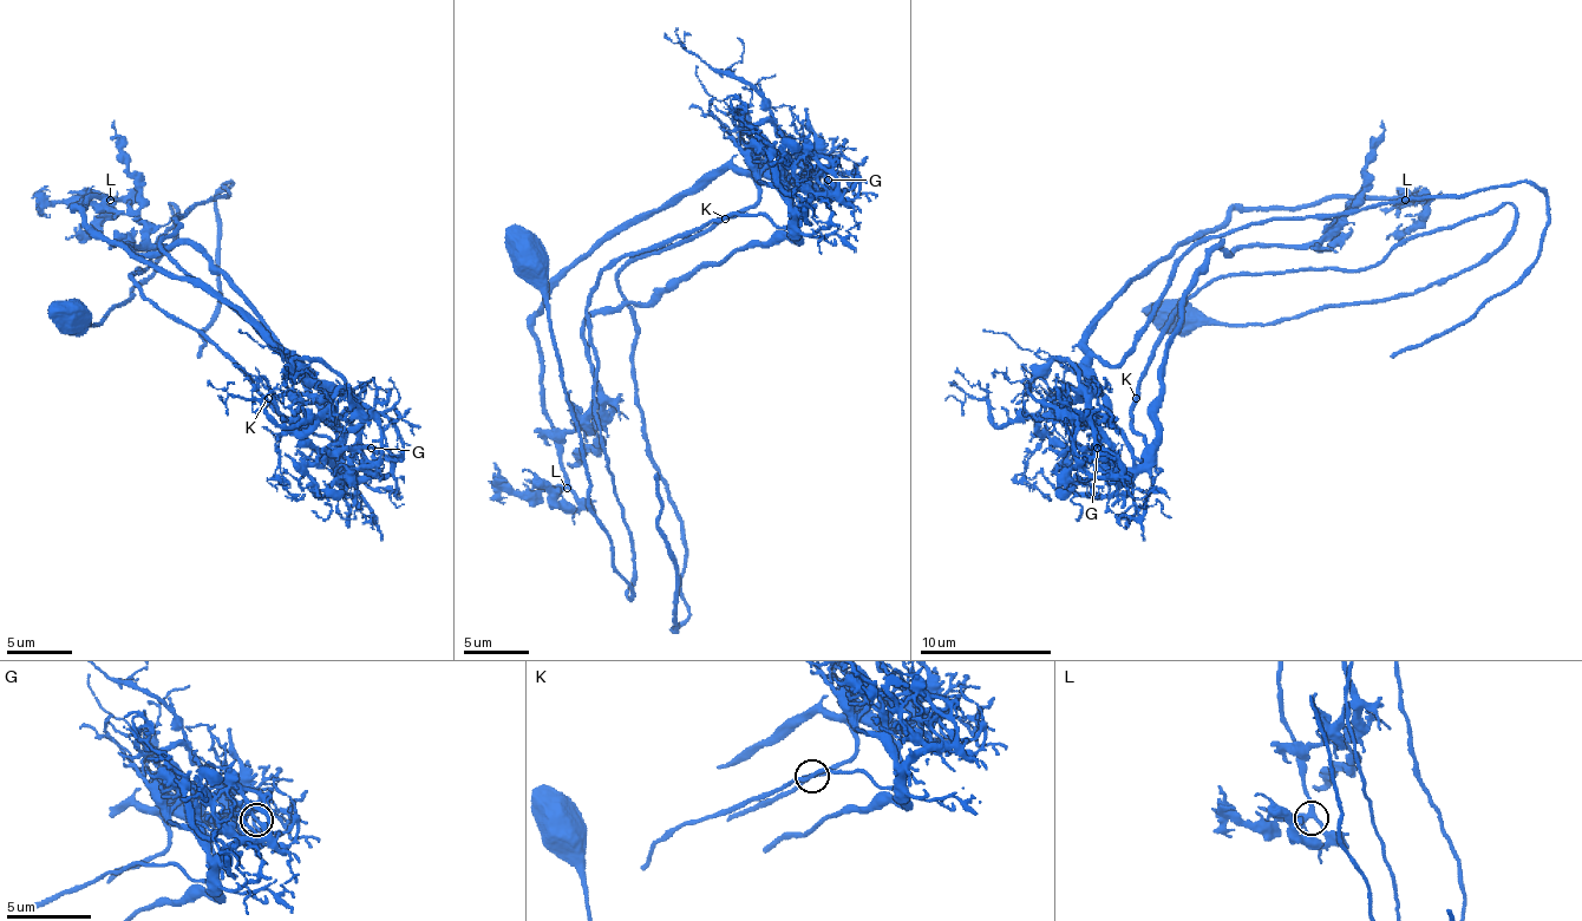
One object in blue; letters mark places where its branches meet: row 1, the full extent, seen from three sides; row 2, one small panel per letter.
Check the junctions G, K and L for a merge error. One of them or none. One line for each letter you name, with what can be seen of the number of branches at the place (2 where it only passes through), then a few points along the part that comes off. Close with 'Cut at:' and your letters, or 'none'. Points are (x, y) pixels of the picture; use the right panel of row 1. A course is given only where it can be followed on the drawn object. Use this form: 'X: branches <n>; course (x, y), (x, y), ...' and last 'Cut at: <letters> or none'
G: branches 2; course (1096, 448), (1090, 365), (1129, 352), (1191, 249), (1530, 181), (1541, 256), (1388, 354)
Cut at: G

